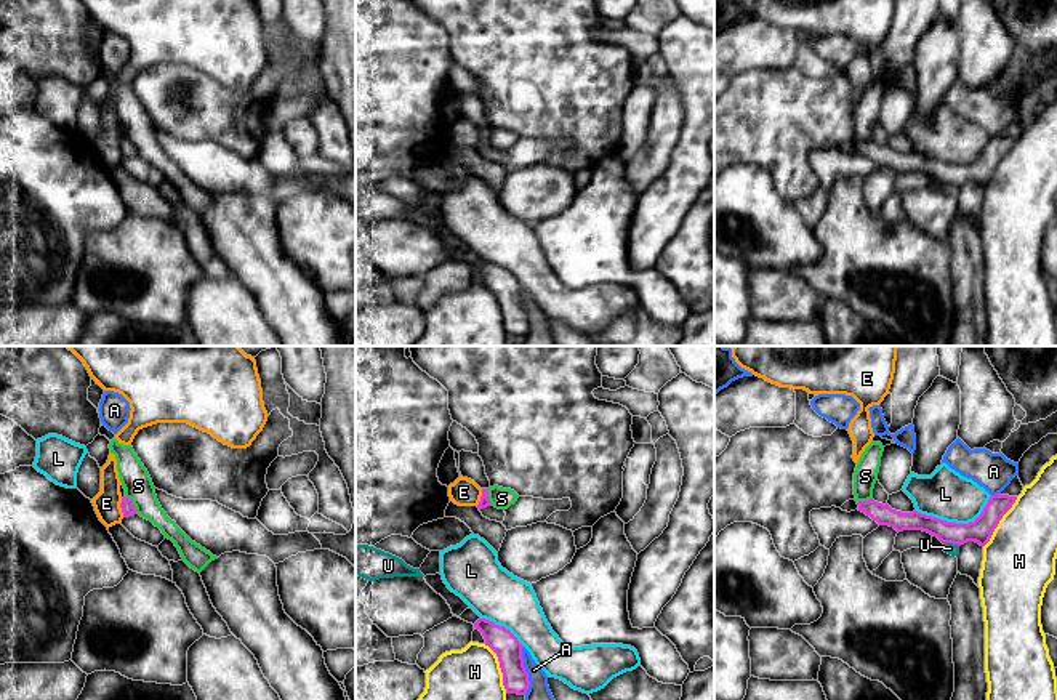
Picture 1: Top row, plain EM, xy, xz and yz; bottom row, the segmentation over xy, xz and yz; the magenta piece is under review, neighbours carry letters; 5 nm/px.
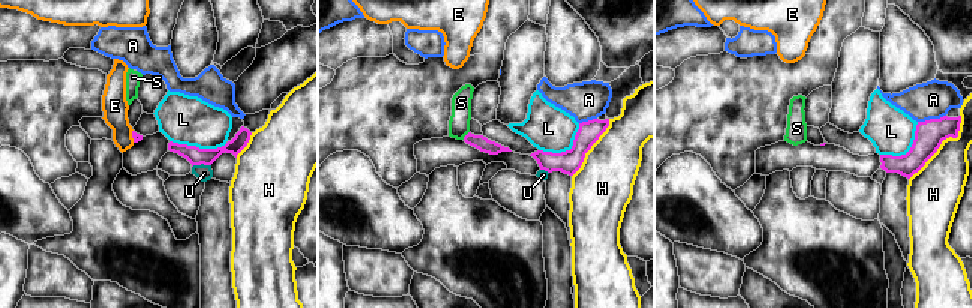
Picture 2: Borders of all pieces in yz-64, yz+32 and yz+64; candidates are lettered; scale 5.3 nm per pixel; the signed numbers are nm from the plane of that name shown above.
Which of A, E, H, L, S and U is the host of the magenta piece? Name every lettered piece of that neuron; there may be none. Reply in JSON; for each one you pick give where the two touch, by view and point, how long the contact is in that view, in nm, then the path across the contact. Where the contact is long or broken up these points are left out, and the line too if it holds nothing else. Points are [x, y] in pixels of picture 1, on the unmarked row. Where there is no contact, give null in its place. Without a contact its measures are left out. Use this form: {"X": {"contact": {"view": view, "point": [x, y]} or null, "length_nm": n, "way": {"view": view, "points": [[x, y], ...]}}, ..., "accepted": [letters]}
{"accepted": []}

